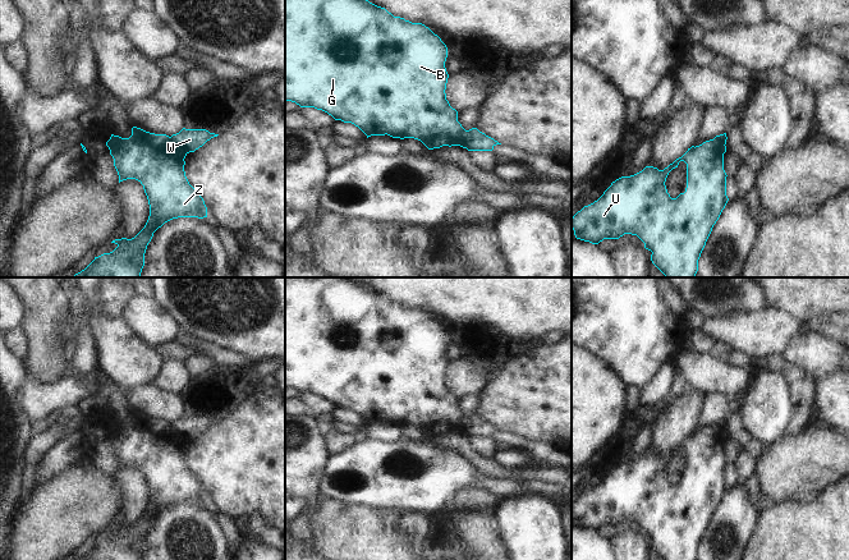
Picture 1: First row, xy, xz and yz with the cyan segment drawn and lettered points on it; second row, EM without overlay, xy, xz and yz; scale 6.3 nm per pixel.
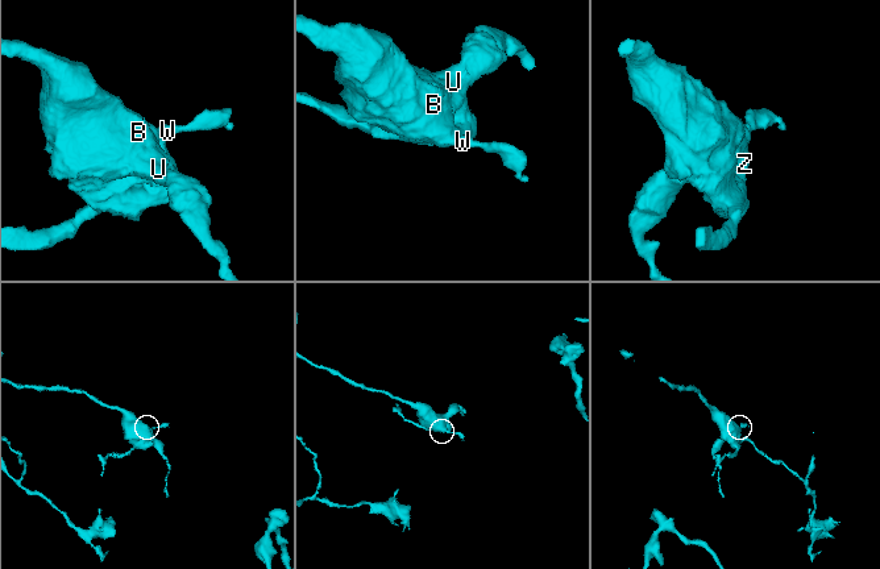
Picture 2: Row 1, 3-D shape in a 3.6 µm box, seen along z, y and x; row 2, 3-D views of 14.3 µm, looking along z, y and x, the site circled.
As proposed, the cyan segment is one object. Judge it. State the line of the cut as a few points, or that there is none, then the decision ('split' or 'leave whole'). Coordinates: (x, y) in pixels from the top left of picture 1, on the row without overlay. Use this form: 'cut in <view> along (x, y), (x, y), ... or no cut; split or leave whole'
cut in xy along (169, 423), (186, 441); split

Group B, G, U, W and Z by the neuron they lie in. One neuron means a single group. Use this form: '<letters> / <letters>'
B G U Z / W

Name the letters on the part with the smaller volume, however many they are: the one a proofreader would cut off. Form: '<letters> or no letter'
W

